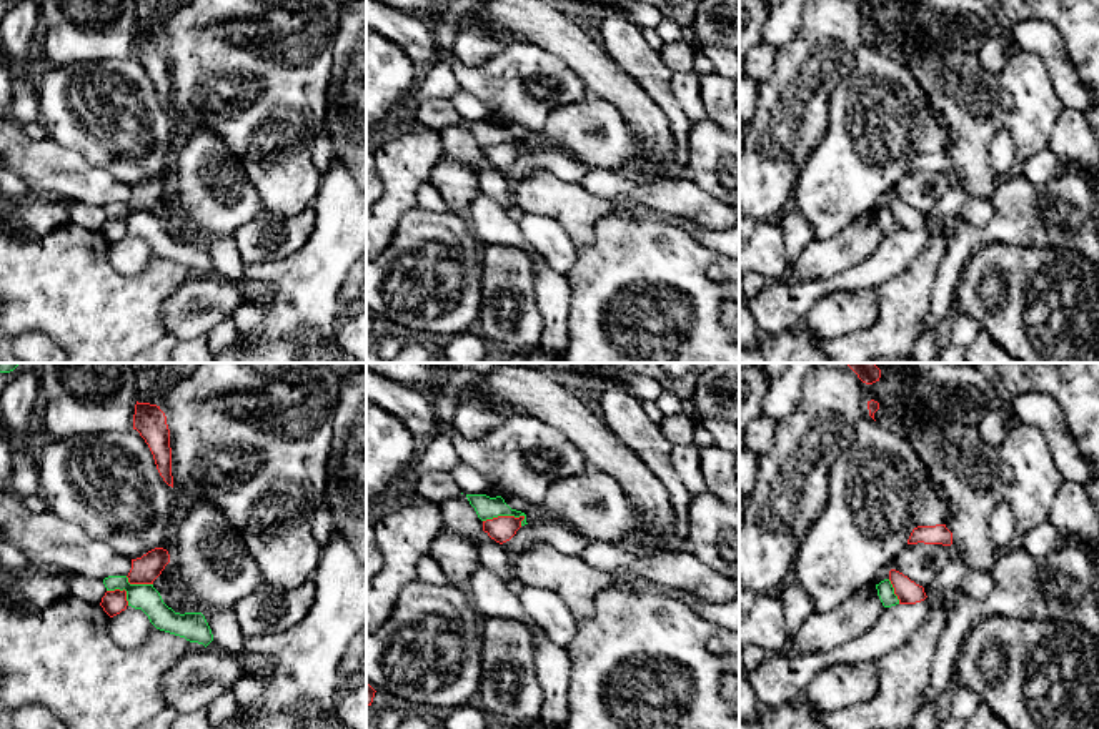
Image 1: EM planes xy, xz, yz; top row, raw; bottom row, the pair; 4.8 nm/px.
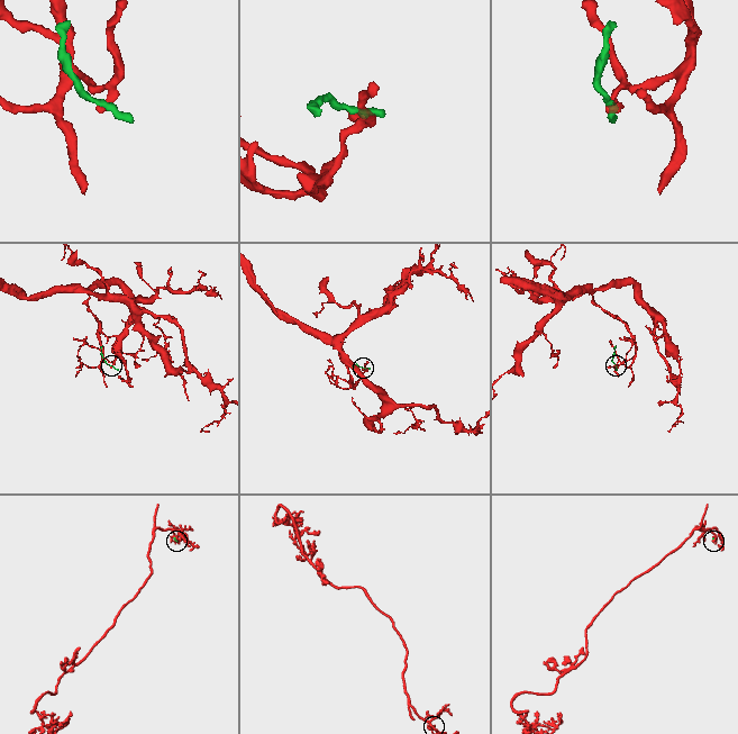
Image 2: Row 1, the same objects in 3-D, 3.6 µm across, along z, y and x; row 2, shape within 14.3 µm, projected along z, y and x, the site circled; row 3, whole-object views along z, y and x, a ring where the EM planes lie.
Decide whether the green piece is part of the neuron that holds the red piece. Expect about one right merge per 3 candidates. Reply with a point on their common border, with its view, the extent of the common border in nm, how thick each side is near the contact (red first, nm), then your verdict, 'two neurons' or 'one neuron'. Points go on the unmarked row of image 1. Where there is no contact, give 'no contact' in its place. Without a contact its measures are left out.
contact xz (503, 143); length 200 nm; calibres 120 and 110 nm; two neurons

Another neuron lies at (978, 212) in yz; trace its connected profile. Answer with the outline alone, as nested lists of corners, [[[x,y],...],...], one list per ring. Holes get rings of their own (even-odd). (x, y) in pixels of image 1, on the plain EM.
[[[971,198],[961,210],[952,215],[952,223],[957,226],[961,221],[967,221],[972,226],[982,228],[992,218],[991,198]]]

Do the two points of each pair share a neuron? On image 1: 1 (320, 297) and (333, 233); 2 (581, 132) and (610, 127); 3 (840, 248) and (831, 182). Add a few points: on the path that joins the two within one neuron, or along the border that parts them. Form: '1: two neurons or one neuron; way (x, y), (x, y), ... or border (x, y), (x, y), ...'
1: one neuron; way (320, 282), (320, 267), (333, 248)
2: one neuron; way (588, 128), (603, 123)
3: two neurons; border (871, 213), (860, 215), (833, 237), (815, 240)

